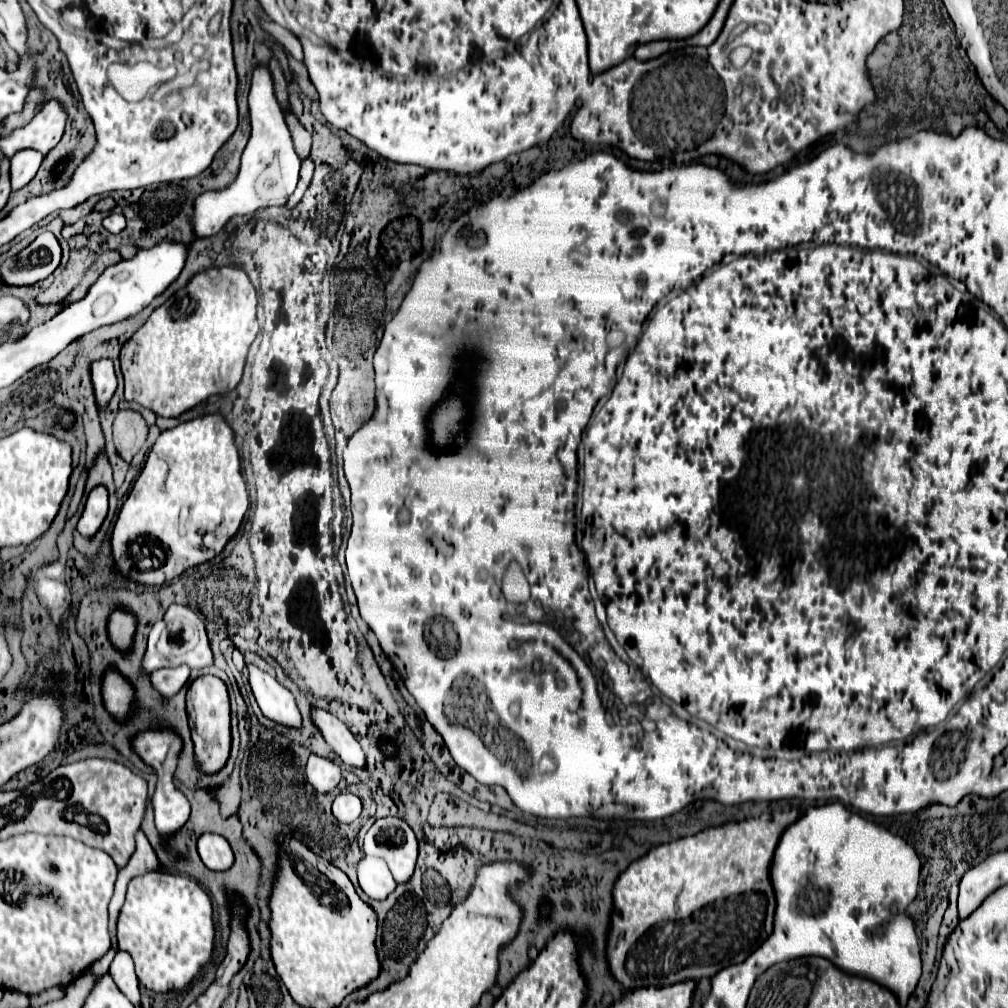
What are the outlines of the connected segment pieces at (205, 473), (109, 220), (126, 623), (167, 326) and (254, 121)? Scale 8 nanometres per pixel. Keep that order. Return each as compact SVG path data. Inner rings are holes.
M219 414L199 416L161 432L151 448L145 468L135 480L127 500L123 502L111 534L111 554L115 572L143 586L173 580L187 568L209 562L223 552L225 544L235 536L249 508L247 486L241 476L241 458L233 442L233 430Z
M111 212L105 220L103 226L111 232L111 234L119 234L125 228L125 216L121 212Z
M115 610L109 618L109 638L111 642L119 648L119 650L129 650L131 648L131 638L135 634L135 618L129 612L123 610Z
M233 266L209 268L189 280L189 284L173 294L163 306L153 310L149 320L121 348L121 370L125 376L125 398L137 402L157 416L177 418L213 394L233 390L243 374L245 358L259 330L257 296L243 270Z
M261 66L253 72L253 76L255 76L255 98L265 98L265 100L249 100L251 136L241 156L239 176L231 186L219 192L205 192L195 200L195 214L191 222L197 238L217 234L233 216L245 216L265 206L287 204L289 196L297 186L301 160L295 154L289 128L283 122L283 110L279 108L279 102L275 98L271 74L265 66Z

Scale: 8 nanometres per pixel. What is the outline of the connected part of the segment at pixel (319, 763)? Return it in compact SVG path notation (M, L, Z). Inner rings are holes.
M311 754L307 760L307 766L305 766L305 776L307 776L307 782L317 792L325 794L325 792L331 792L337 786L337 782L341 780L341 768L327 758Z

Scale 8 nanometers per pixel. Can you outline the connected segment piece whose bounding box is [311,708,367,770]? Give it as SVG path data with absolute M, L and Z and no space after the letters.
M313 708L311 716L313 716L313 724L323 732L323 738L331 744L331 748L339 754L339 758L345 764L361 768L361 770L367 768L367 756L361 744L339 718L335 718L333 714L321 708Z

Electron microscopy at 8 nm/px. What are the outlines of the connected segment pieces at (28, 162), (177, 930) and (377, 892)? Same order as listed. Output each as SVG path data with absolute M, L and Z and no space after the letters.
M23 148L23 152L15 152L11 158L11 188L23 188L39 170L43 160L41 152L35 152L35 148Z
M149 872L131 878L127 886L125 904L117 920L117 938L119 938L119 948L133 956L137 978L147 990L159 994L181 992L211 962L211 954L215 950L215 922L213 922L211 896L193 878L181 874Z
M363 854L357 864L359 886L373 900L385 900L395 890L395 880L383 860Z

